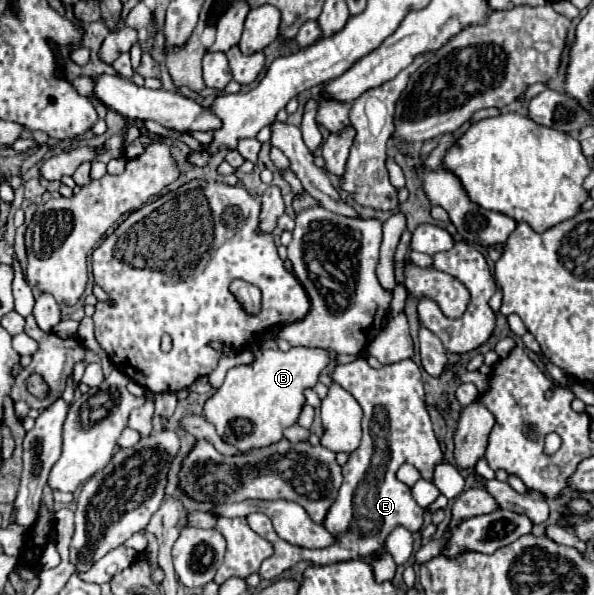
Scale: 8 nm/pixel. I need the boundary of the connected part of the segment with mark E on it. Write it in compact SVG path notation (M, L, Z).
M357 359L347 365L337 365L333 381L347 389L363 409L363 441L357 451L349 455L349 463L343 467L343 485L335 503L331 505L323 527L337 539L327 549L305 549L279 539L263 513L251 513L247 517L249 527L273 545L273 555L261 563L259 575L273 579L299 561L313 565L331 565L337 561L349 561L359 557L375 557L383 551L385 539L395 527L405 527L417 533L423 525L425 509L415 503L409 487L397 481L395 473L403 463L415 465L423 479L431 481L433 467L443 459L441 445L433 433L429 413L425 409L425 391L419 367L411 361L399 361L385 365L383 369L371 369L365 359Z

